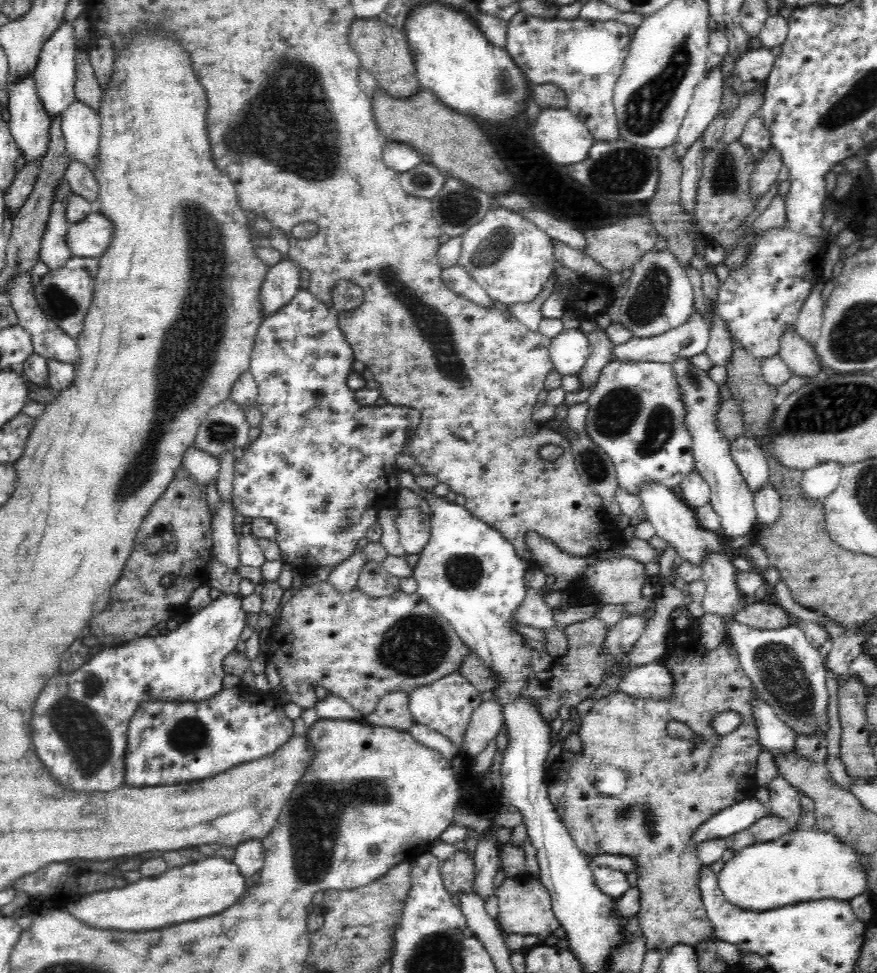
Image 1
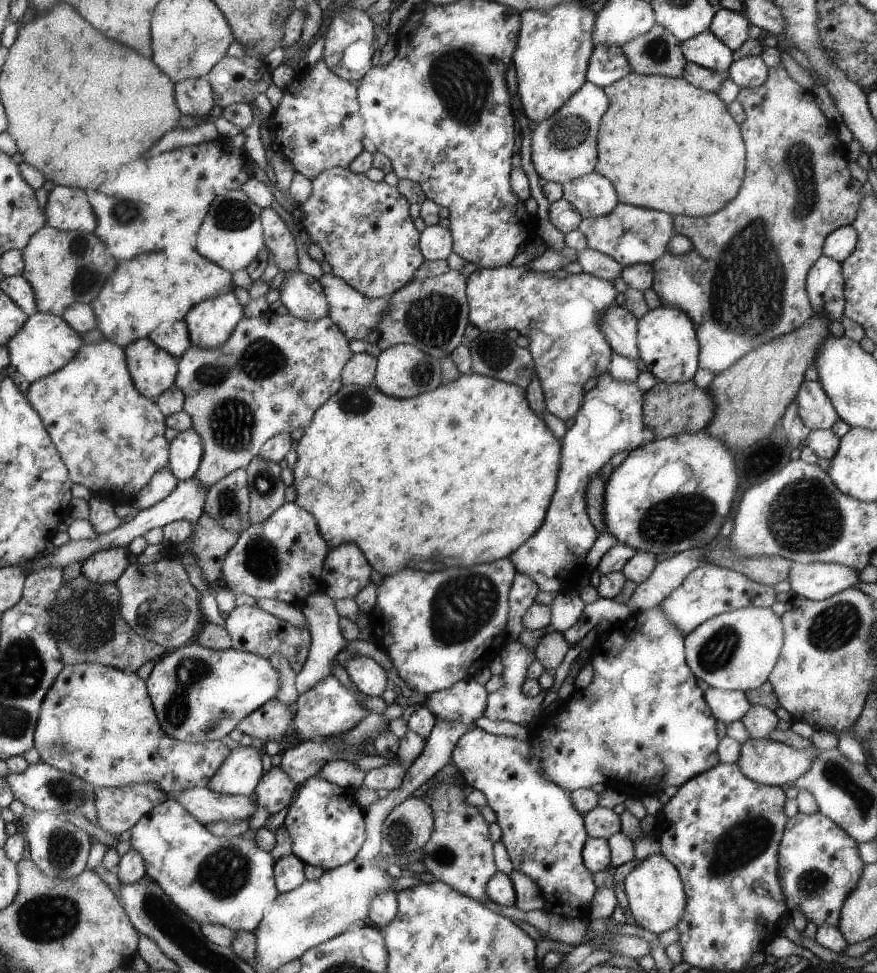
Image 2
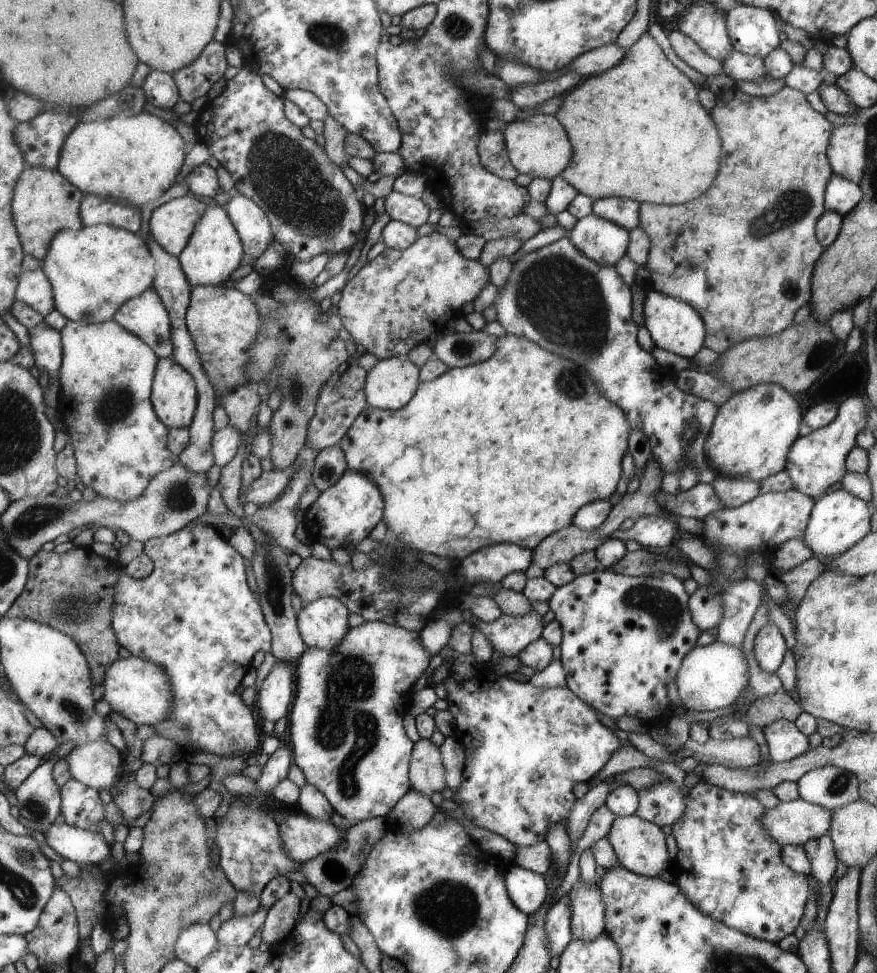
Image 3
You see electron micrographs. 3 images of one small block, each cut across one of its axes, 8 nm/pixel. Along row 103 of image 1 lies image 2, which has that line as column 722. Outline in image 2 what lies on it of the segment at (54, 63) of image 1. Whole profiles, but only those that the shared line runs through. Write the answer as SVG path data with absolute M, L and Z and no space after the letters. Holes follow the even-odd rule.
M708 30L681 42L681 52L686 62L692 62L717 72L726 72L731 58L729 50L723 42L719 42L714 34Z

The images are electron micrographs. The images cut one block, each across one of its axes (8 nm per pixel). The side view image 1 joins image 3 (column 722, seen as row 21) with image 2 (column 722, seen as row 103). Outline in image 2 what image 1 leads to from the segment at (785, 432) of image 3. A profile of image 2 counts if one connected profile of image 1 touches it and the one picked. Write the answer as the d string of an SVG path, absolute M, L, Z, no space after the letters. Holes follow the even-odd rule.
M705 429L694 433L681 433L664 439L654 439L643 446L639 446L628 452L625 459L611 472L607 483L603 486L603 524L605 532L614 536L619 544L627 544L633 550L650 552L651 554L677 554L692 548L702 548L707 542L712 542L718 536L719 529L725 522L725 516L732 514L731 502L737 490L737 472L735 472L735 460L733 452L719 442L717 438L711 438Z

